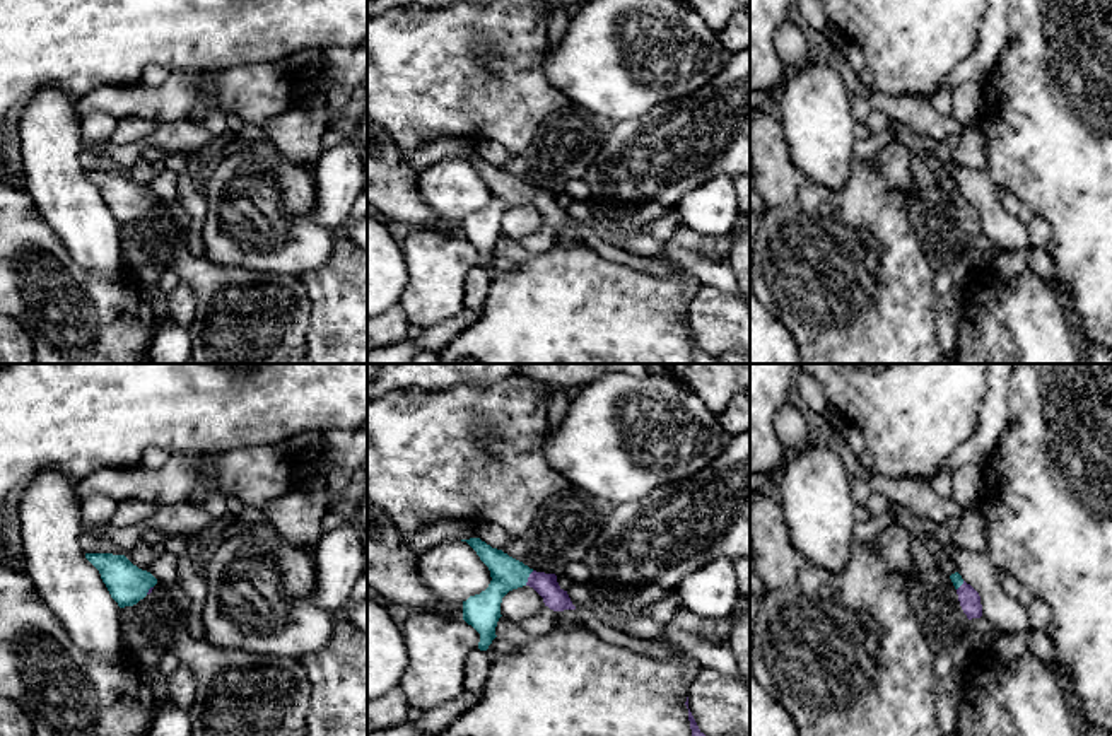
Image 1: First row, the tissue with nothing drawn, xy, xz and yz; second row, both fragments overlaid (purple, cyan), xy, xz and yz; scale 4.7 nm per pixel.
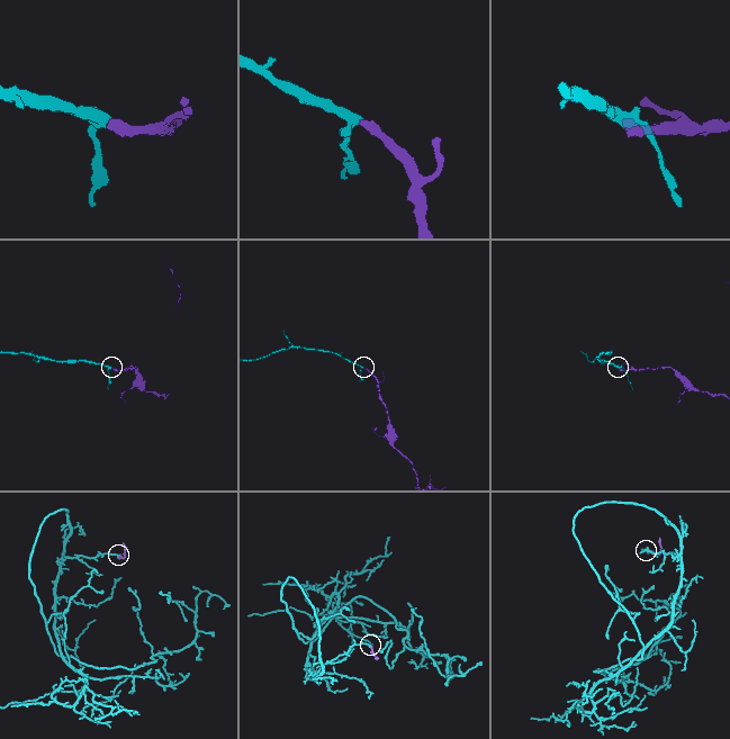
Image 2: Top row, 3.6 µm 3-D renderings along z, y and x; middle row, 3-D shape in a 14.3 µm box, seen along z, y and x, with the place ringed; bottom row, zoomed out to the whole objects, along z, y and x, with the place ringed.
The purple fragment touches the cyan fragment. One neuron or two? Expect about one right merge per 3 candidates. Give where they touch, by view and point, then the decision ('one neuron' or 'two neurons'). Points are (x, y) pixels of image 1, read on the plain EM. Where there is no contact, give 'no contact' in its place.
xz (528, 195) | one neuron

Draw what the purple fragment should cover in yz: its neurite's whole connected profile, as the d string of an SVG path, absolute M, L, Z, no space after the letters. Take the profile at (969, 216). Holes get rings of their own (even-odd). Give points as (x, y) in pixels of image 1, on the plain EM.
M958 190L951 191L950 196L957 207L960 224L967 236L980 236L982 222L979 210L970 202L967 202Z

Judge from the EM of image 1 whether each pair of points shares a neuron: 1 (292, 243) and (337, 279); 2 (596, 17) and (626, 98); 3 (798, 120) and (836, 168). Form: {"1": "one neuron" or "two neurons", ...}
{"1": "two neurons", "2": "one neuron", "3": "one neuron"}

